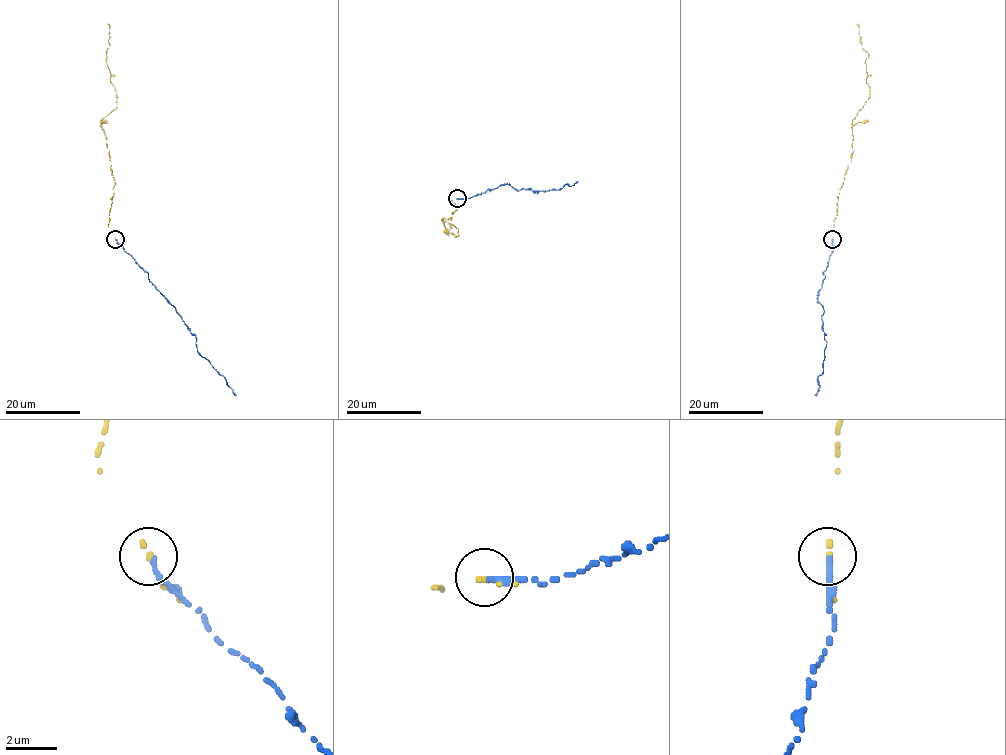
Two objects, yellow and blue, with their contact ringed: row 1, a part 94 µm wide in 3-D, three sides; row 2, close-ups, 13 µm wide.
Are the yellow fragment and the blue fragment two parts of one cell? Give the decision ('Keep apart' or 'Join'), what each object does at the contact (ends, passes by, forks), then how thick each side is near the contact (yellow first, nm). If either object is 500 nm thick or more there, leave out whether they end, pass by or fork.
Join. At the ring yellow ends. At the ring blue ends. Thickness 240 nm (yellow) against 260 nm

